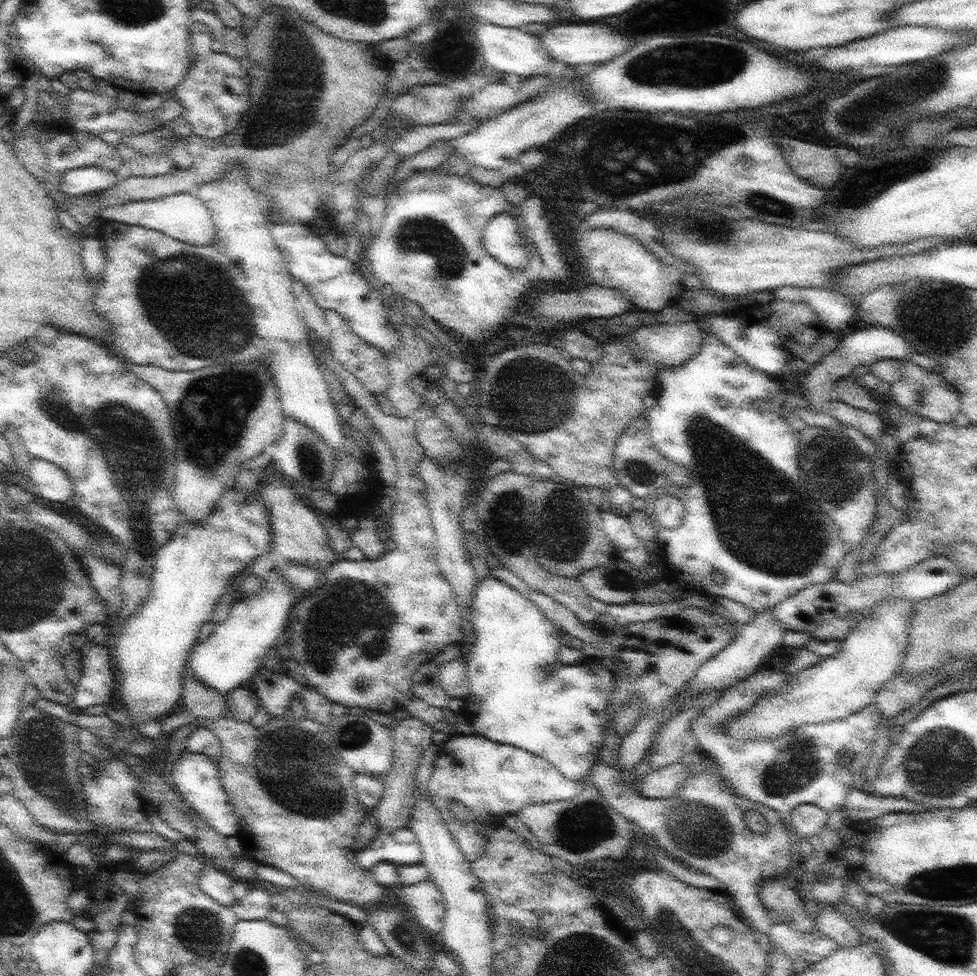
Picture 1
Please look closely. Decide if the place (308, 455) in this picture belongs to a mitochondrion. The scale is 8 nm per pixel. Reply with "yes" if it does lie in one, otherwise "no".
yes

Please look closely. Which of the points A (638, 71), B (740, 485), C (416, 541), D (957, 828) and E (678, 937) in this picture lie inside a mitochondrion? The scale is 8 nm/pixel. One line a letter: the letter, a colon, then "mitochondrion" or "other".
A: mitochondrion
B: mitochondrion
C: other
D: other
E: mitochondrion

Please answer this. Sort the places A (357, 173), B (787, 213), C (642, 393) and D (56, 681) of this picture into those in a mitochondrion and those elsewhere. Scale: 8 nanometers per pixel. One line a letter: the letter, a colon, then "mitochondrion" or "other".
A: other
B: mitochondrion
C: other
D: other

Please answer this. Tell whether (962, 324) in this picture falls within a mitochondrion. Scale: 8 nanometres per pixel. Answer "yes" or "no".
yes

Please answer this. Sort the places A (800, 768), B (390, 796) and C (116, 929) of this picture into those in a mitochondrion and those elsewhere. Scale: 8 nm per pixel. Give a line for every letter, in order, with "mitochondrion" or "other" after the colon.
A: mitochondrion
B: other
C: other

